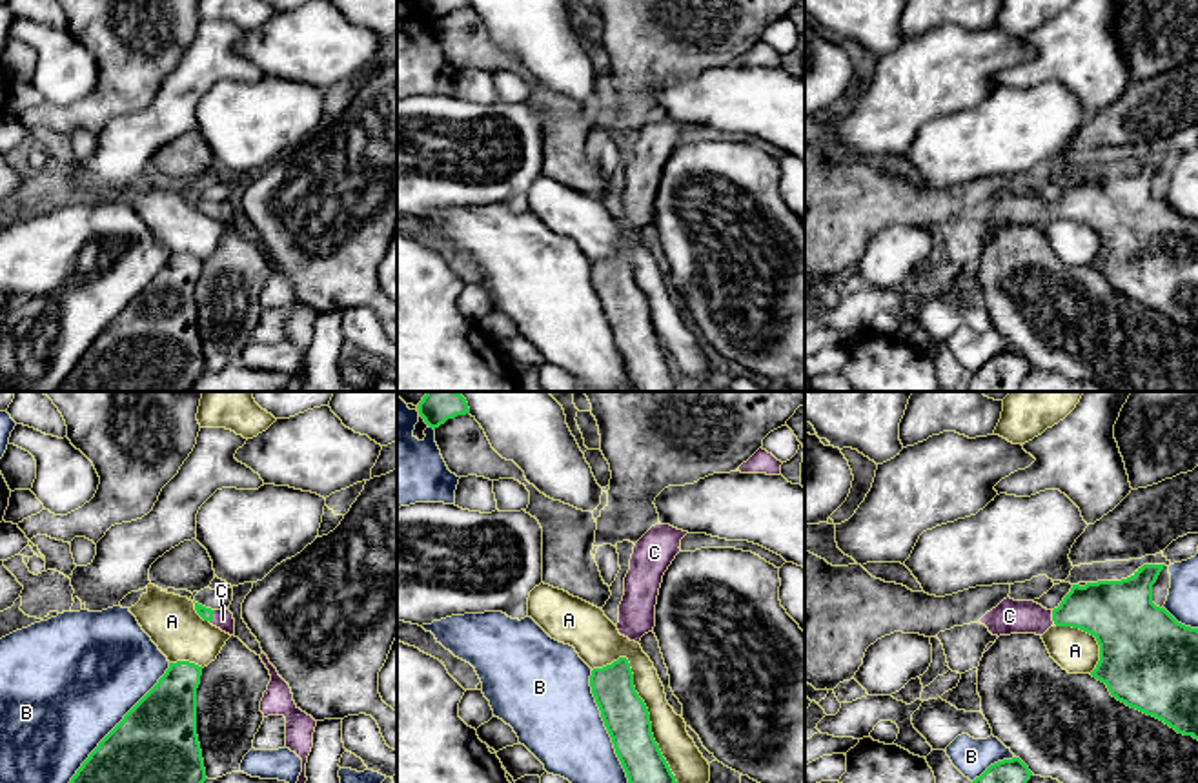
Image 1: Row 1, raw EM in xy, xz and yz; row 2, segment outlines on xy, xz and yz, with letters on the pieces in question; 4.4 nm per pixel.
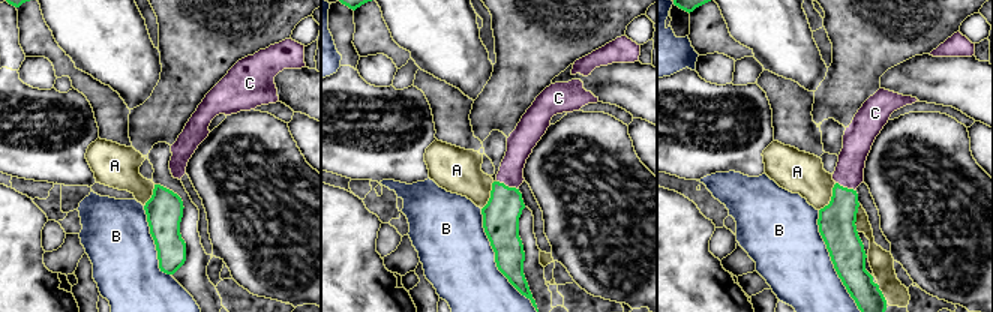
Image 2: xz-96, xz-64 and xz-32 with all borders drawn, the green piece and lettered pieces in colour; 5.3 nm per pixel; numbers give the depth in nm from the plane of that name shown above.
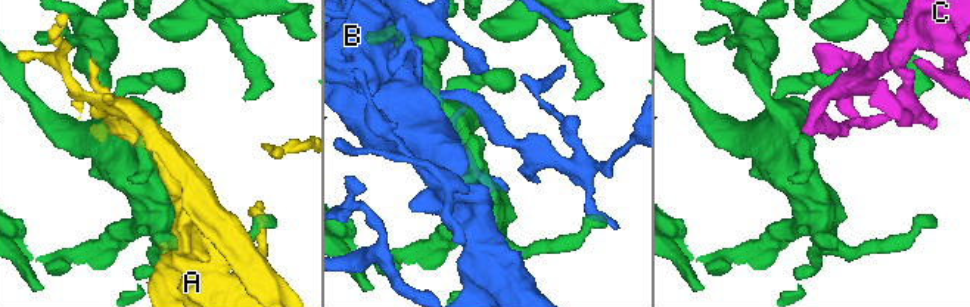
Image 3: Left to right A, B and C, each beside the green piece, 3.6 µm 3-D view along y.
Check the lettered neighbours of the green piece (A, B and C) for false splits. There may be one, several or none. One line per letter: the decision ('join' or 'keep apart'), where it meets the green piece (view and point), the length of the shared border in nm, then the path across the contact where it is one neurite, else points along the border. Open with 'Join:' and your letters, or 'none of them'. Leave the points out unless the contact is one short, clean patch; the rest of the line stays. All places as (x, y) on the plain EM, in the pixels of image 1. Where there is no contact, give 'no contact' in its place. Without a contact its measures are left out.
Join: C
A: keep apart; contact xz (645, 297); length 650 nm
B: keep apart; contact xy (111, 323); length 800 nm
C: join; contact yz (1053, 210); length 70 nm; way yz (1107, 203), (1073, 203), (1053, 210), (1009, 208)

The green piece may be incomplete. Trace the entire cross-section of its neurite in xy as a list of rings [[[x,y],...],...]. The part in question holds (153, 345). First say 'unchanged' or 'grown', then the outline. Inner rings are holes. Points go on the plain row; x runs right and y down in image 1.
unchanged | [[[169,255],[158,275],[98,335],[56,392],[188,392],[208,370],[197,328],[202,259]]]

